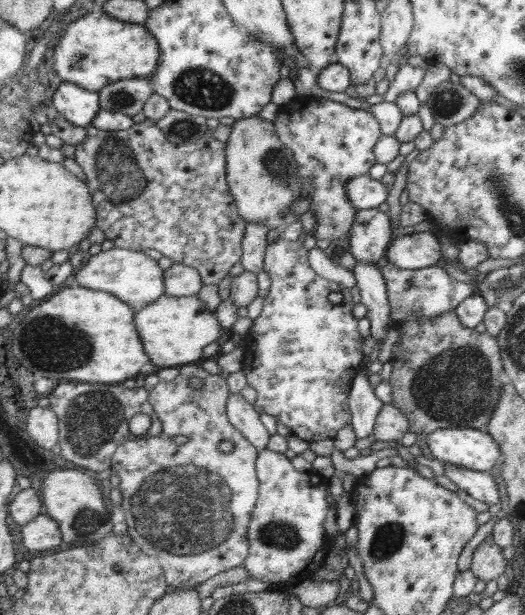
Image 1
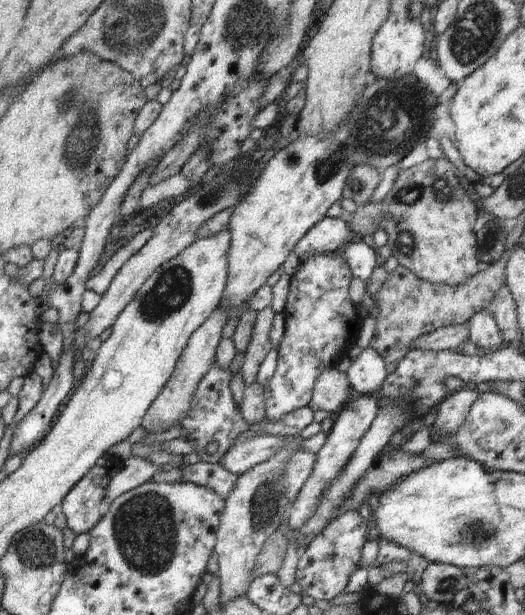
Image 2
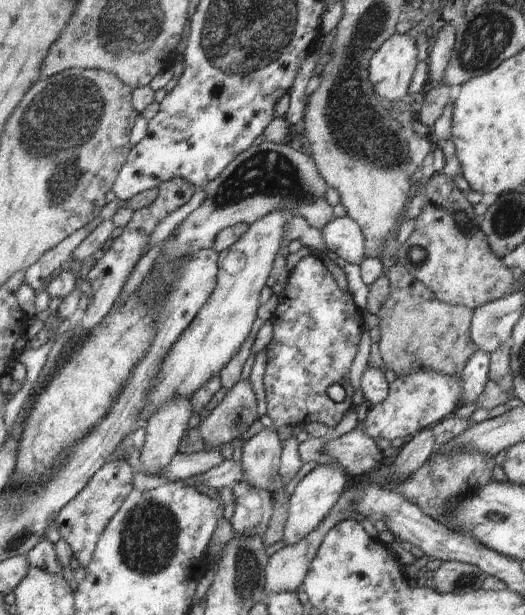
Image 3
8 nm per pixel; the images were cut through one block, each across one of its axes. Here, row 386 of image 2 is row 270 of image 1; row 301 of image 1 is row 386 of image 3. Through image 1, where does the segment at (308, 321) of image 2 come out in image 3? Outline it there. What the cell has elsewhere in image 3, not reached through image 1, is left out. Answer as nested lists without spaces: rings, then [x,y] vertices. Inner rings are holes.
[[[308,254],[300,259],[289,271],[287,283],[279,303],[270,320],[273,336],[264,348],[267,366],[264,374],[264,390],[267,402],[267,415],[272,420],[272,429],[282,426],[298,426],[310,422],[320,422],[334,428],[340,424],[344,414],[353,406],[354,390],[350,384],[350,368],[358,353],[360,338],[364,330],[364,318],[361,309],[354,303],[353,296],[341,290],[336,280],[317,255]],[[340,384],[346,396],[342,402],[335,402],[328,396],[328,388]]]

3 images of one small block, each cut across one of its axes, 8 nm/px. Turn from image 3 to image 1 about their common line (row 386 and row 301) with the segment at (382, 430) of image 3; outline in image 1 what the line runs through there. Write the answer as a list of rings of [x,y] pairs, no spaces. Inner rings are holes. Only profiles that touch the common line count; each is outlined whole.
[[[382,262],[381,270],[389,298],[391,310],[389,316],[395,325],[405,322],[409,316],[417,316],[417,320],[435,318],[441,312],[455,309],[460,302],[476,292],[476,281],[466,284],[466,282],[451,279],[442,265],[410,270],[397,267],[392,262]]]

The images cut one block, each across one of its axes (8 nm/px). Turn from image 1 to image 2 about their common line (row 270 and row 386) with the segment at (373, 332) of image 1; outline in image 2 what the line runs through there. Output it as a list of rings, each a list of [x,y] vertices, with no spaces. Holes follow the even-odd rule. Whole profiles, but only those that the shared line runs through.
[[[368,347],[352,362],[345,373],[346,380],[353,387],[356,395],[378,395],[388,376],[386,366],[380,352]]]

